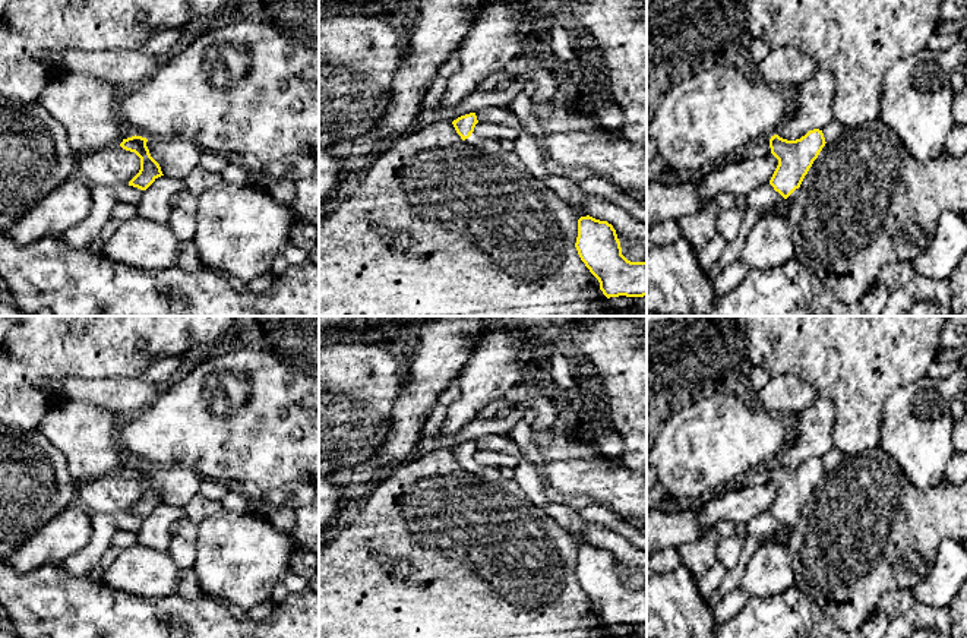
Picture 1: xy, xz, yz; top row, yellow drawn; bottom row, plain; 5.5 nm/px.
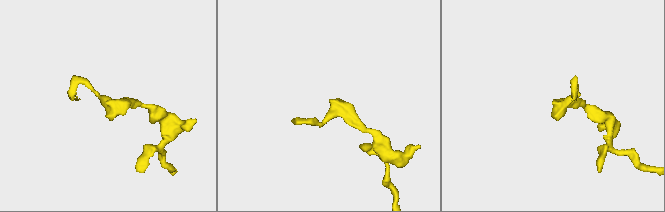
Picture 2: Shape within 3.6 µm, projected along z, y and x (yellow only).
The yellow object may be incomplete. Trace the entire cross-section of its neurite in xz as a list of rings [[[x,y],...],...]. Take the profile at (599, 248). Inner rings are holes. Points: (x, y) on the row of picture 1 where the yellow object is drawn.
[[[590,215],[581,217],[575,247],[607,299],[647,296],[647,262],[631,262],[622,255],[612,224]]]

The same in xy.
[[[132,136],[123,139],[120,146],[126,151],[135,152],[140,158],[139,173],[129,181],[129,186],[146,190],[158,177],[164,176],[159,164],[151,157],[146,146],[148,139],[142,136]]]

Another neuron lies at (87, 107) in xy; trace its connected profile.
[[[60,73],[38,97],[38,102],[67,132],[76,154],[120,145],[132,133],[118,113],[124,89],[82,73]]]

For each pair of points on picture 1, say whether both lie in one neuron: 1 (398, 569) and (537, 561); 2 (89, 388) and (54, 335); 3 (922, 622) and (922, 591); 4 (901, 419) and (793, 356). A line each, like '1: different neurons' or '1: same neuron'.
1: different neurons
2: different neurons
3: different neurons
4: different neurons

